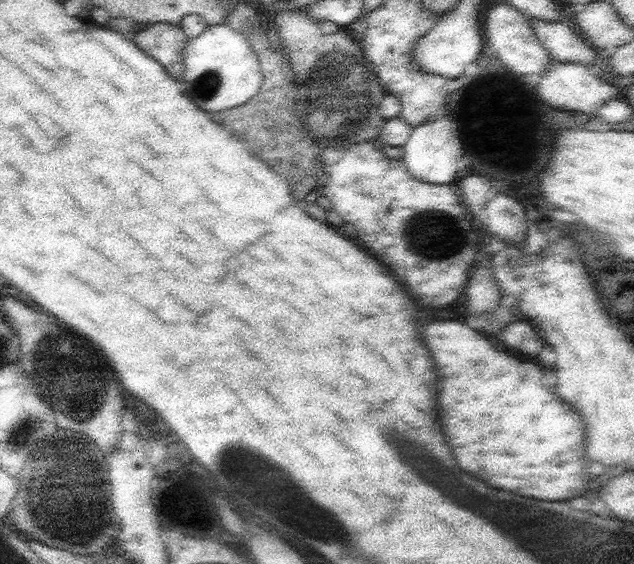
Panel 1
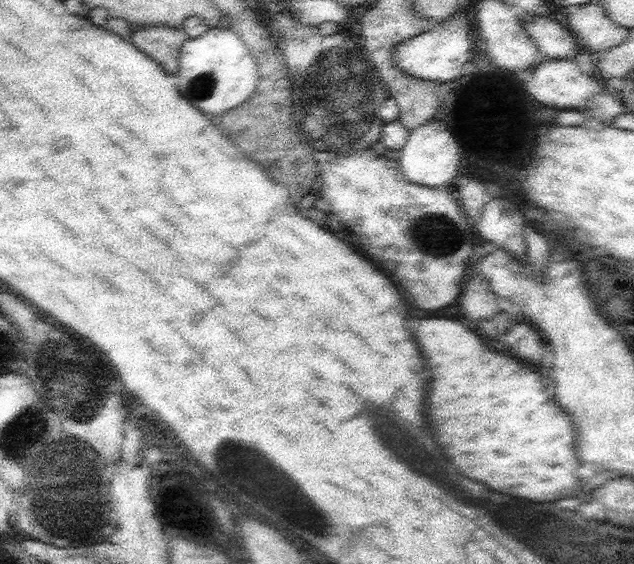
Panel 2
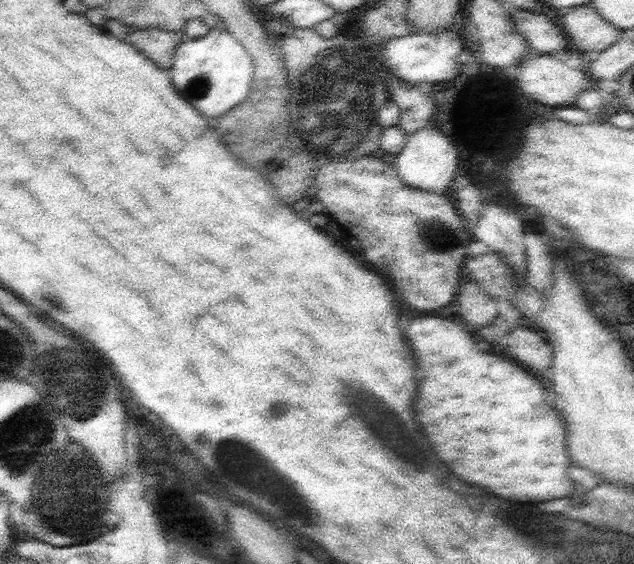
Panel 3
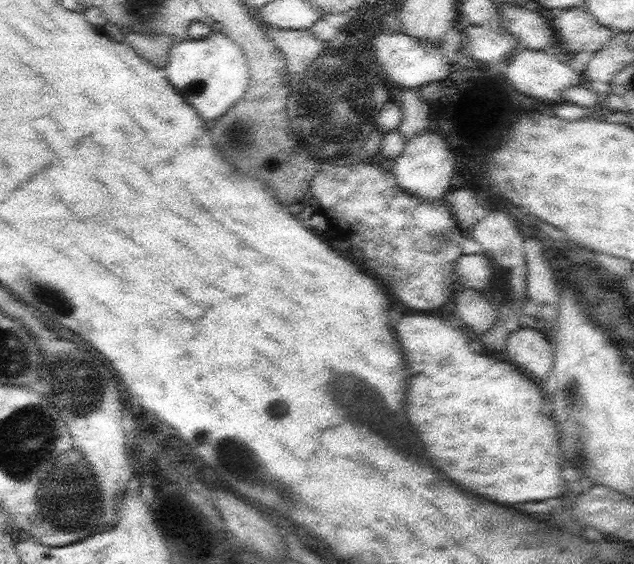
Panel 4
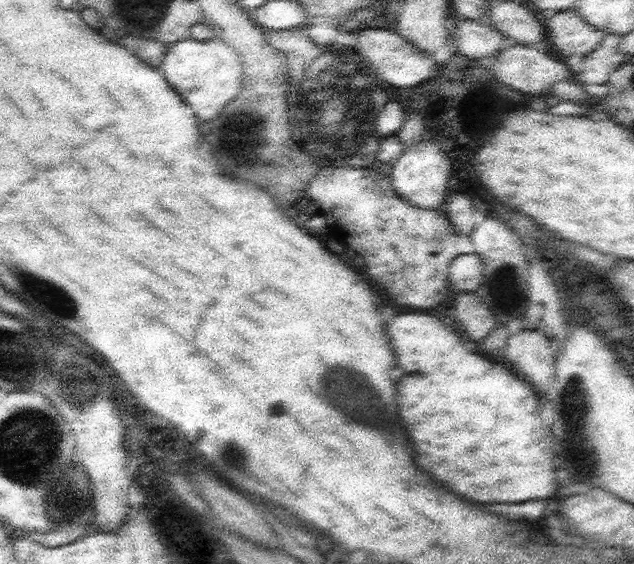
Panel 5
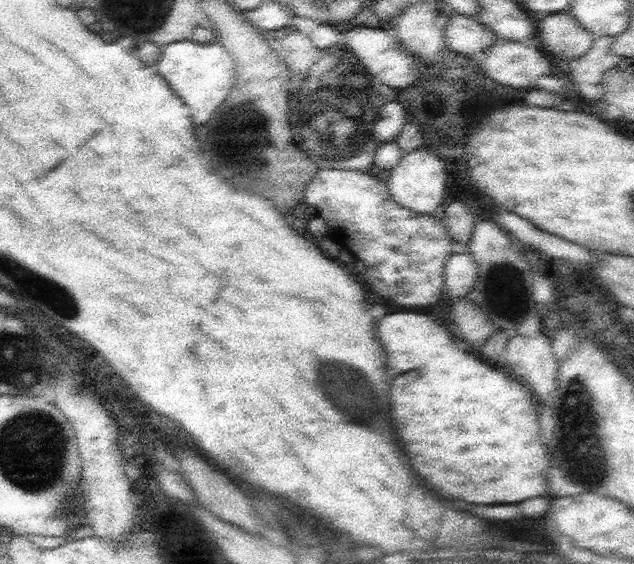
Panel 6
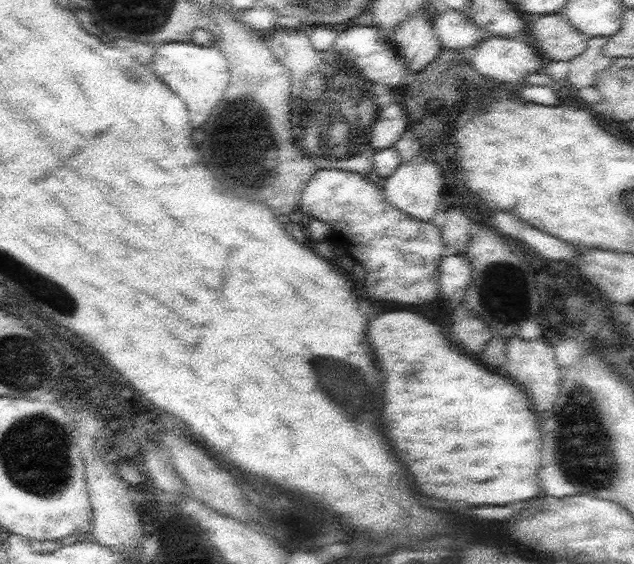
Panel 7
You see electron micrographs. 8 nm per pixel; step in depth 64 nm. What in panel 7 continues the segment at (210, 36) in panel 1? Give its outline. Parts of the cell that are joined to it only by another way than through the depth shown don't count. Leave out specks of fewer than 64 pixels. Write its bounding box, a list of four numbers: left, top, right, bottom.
[153,40,231,128]

